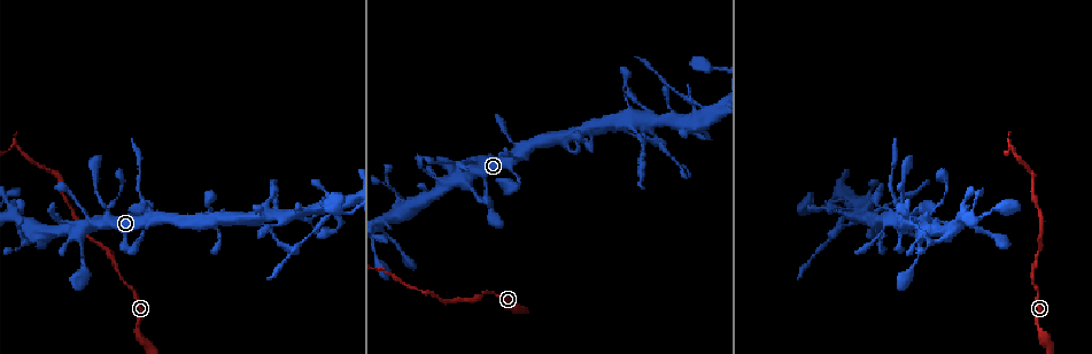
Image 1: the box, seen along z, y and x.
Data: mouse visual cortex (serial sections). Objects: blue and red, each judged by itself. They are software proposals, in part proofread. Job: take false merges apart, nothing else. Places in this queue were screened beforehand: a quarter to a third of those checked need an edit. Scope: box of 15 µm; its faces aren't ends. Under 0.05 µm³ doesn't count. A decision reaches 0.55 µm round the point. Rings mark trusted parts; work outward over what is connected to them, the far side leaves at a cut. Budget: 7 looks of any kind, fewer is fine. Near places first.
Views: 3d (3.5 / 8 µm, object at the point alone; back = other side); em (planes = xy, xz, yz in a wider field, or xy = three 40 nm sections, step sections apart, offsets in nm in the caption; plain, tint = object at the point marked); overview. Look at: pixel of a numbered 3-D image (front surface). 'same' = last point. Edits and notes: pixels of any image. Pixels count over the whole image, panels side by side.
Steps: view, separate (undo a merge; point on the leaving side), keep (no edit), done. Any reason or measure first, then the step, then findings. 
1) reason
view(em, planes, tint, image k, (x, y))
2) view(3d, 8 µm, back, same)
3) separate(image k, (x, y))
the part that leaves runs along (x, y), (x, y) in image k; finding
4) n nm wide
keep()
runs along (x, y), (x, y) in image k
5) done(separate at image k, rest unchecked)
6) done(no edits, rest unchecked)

sudden change in width
view(3d, 3.5 µm, image 1, (104, 211))

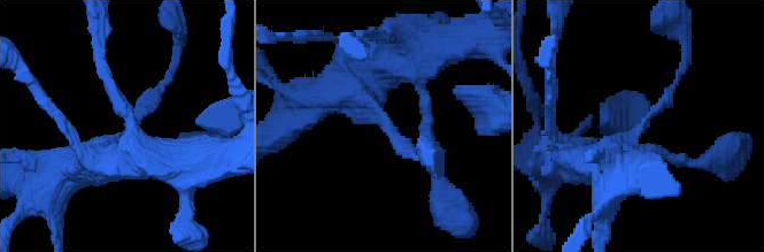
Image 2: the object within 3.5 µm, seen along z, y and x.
arms of 150, 500 nm
view(em, xy, step 5, tint, image 2, (638, 133))

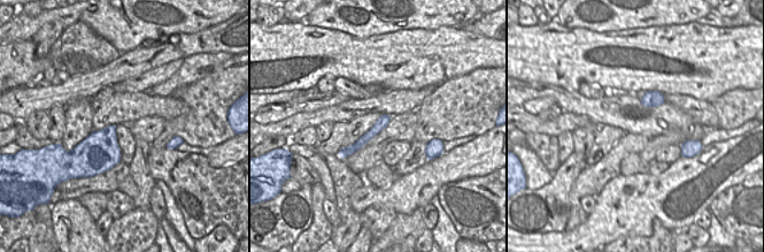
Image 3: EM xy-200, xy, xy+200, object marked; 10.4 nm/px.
view(em, xy, step 2, tint, same)

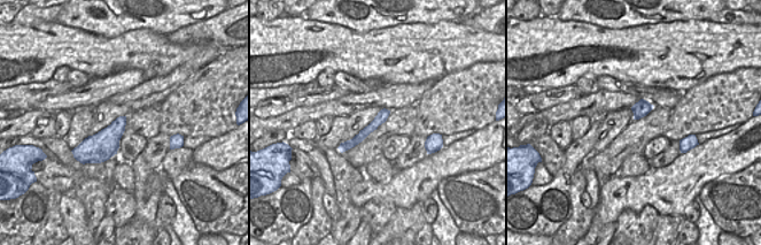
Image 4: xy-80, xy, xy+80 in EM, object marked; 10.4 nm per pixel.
keep()
runs along (386, 113), (358, 138), (342, 148) in image 4; all the same cell

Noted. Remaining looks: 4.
sudden change in width
view(3d, 8 µm, image 1, (147, 208))

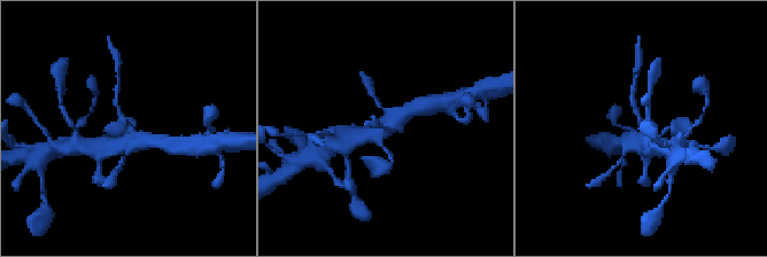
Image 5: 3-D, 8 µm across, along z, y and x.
view(3d, 3.5 µm, image 5, (382, 126))

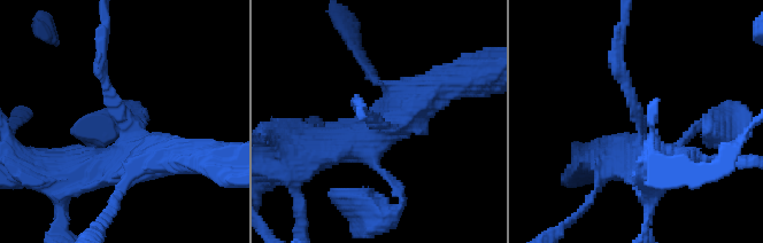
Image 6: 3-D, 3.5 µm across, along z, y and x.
3 arms; arms of 150, 400, 500 nm; need the tissue
view(em, xy, step 5, tint, image 6, (637, 126))

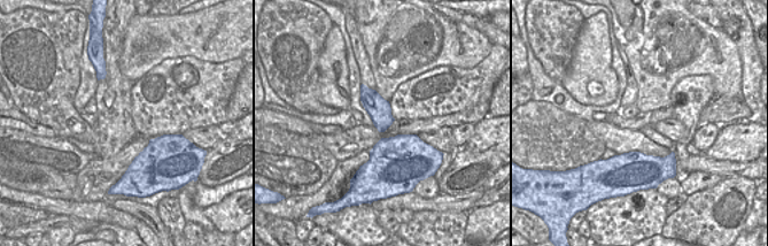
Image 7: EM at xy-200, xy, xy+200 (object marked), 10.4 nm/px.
keep()
runs along (660, 170), (642, 163), (618, 61) in image 6; continuous, no second cell

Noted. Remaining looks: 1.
done(no edits, rest unchecked)

